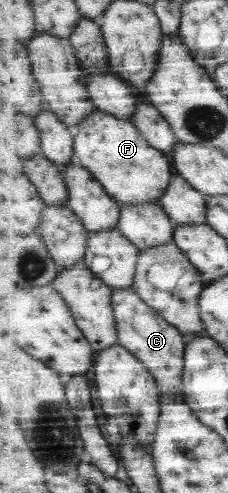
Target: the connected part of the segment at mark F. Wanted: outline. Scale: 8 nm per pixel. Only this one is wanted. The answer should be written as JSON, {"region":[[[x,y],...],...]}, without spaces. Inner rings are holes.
{"region":[[[97,109],[93,115],[79,125],[74,148],[79,163],[90,169],[94,176],[98,178],[98,181],[101,181],[103,186],[106,187],[107,193],[113,196],[121,205],[161,203],[163,196],[167,194],[167,189],[171,186],[171,179],[173,179],[176,171],[173,160],[161,149],[151,145],[133,120],[117,117],[103,109]]]}

